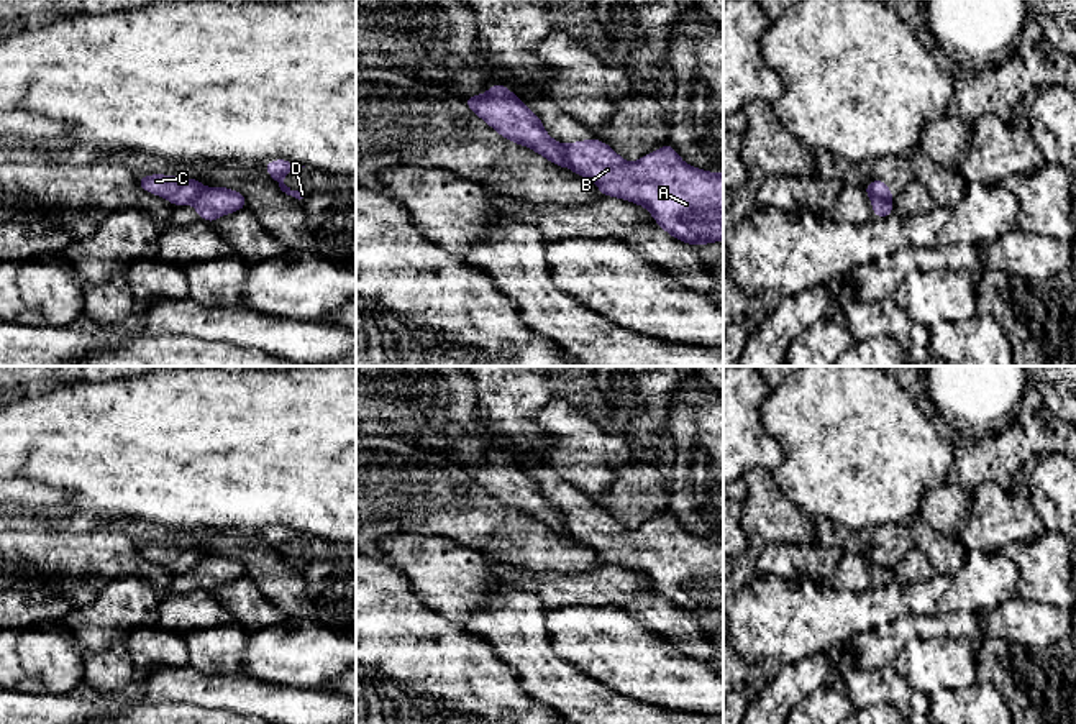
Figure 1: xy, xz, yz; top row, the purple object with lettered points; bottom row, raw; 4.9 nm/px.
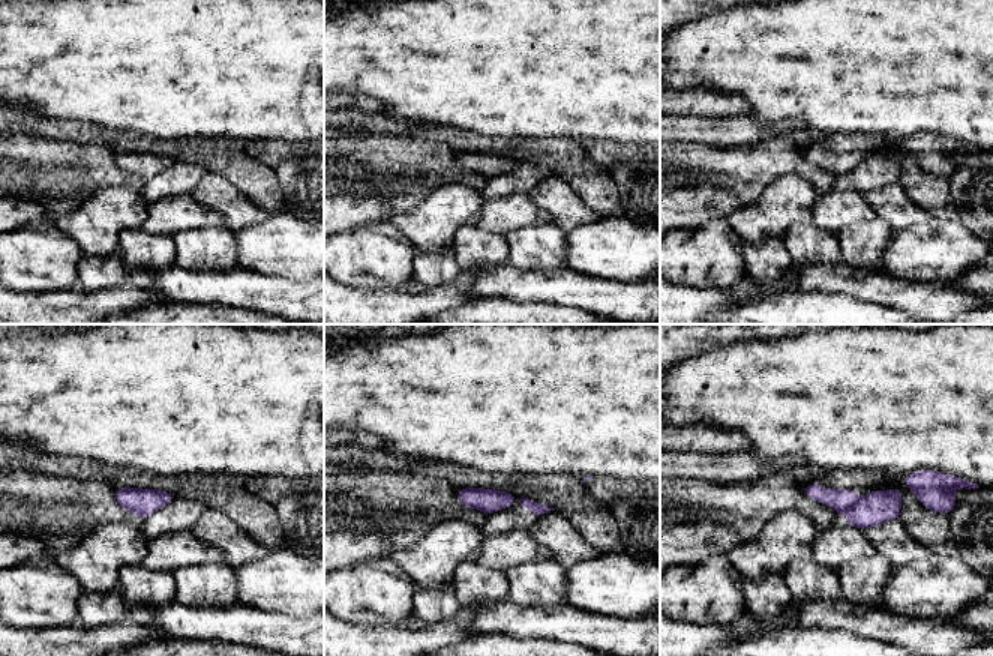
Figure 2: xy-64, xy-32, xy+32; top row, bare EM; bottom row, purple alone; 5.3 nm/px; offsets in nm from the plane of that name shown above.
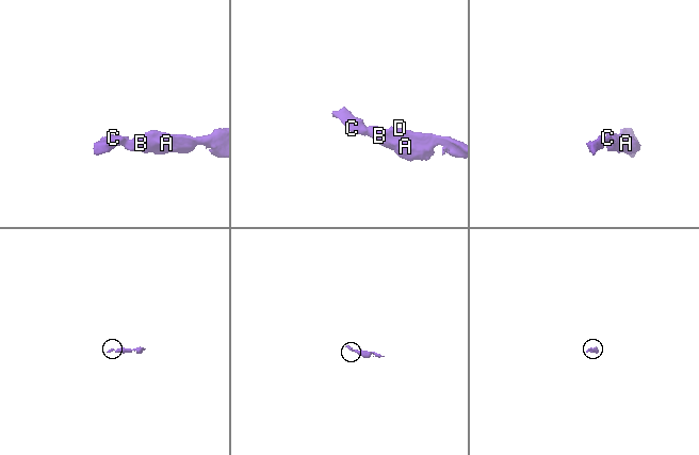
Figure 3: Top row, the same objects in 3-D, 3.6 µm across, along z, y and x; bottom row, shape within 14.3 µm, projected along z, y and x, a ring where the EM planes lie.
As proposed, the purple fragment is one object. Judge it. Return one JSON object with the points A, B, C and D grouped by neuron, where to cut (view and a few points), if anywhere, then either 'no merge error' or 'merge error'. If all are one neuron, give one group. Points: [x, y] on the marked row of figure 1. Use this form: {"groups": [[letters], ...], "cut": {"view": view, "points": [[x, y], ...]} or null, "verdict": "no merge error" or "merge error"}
{"groups": [["A", "B", "D"], ["C"]], "cut": {"view": "xz", "points": [[561, 145], [566, 164]]}, "verdict": "merge error"}

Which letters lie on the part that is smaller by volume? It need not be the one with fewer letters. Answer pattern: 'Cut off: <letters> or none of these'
Cut off: C

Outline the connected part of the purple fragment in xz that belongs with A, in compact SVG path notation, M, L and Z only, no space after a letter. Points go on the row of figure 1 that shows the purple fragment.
M595 138L563 144L566 166L595 182L602 195L645 207L687 245L723 241L723 172L686 164L671 144L635 163Z

